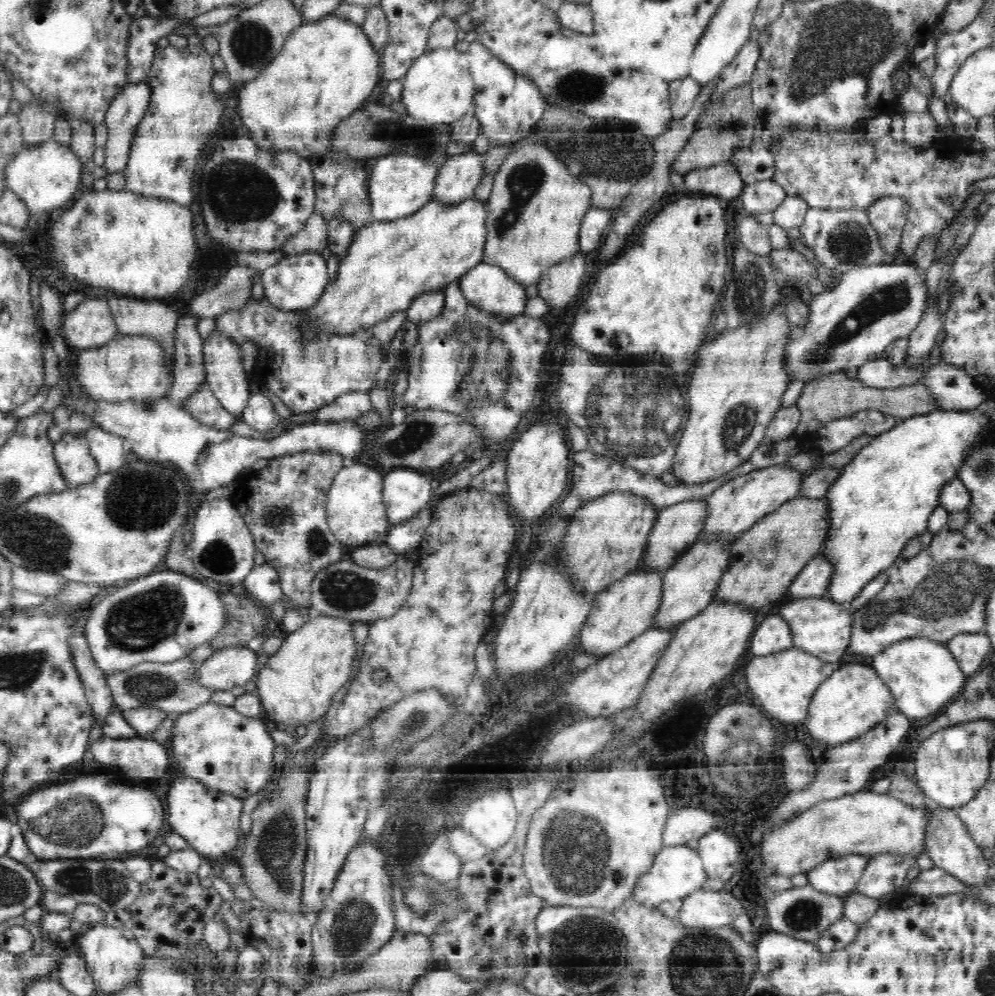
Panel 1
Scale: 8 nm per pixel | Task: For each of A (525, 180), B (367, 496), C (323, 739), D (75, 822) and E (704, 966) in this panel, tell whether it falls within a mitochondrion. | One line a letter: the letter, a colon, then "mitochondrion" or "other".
A: mitochondrion
B: other
C: other
D: mitochondrion
E: mitochondrion

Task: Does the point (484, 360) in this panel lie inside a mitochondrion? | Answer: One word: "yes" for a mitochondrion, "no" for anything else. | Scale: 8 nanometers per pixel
yes

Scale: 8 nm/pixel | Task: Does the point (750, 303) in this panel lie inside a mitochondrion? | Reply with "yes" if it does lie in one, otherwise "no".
yes

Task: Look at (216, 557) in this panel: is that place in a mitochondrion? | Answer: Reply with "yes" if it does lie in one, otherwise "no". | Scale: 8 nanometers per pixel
yes

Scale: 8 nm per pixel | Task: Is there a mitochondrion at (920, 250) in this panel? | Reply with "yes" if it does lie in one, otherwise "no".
no

